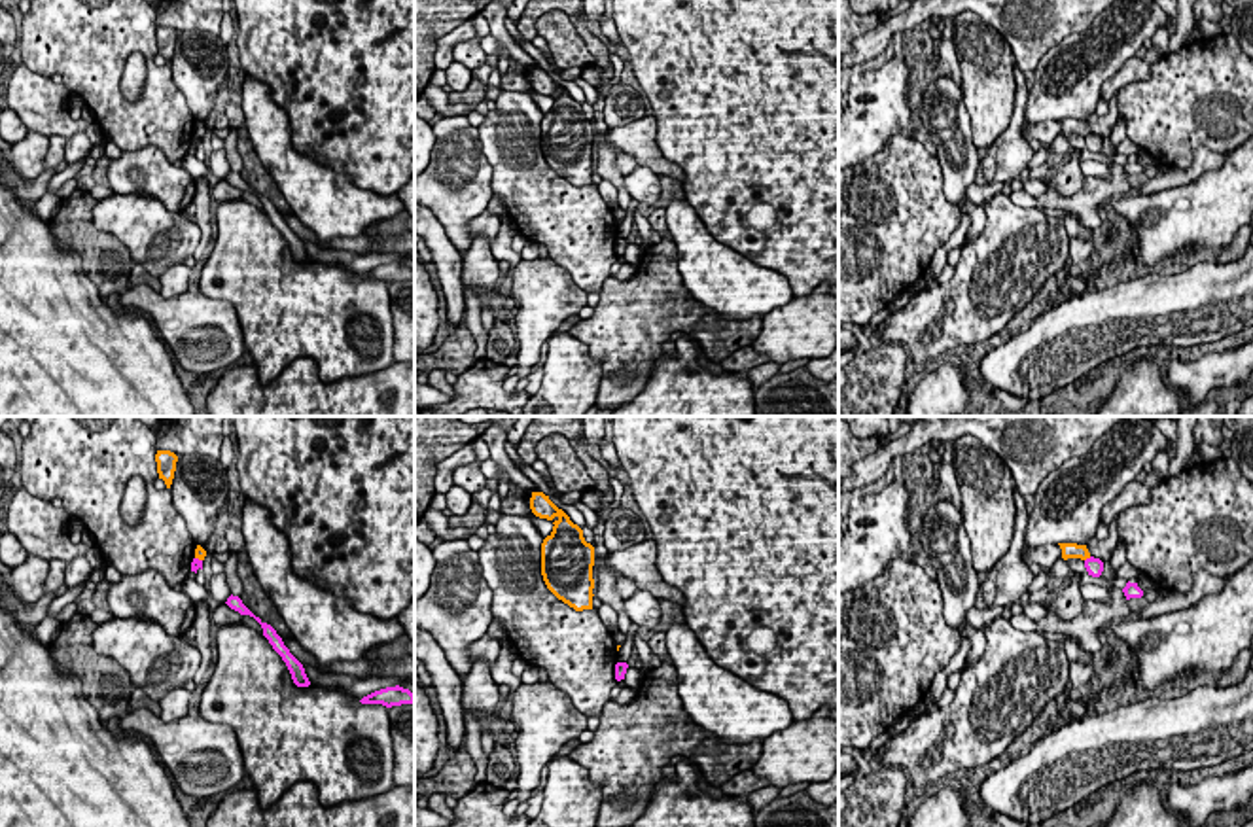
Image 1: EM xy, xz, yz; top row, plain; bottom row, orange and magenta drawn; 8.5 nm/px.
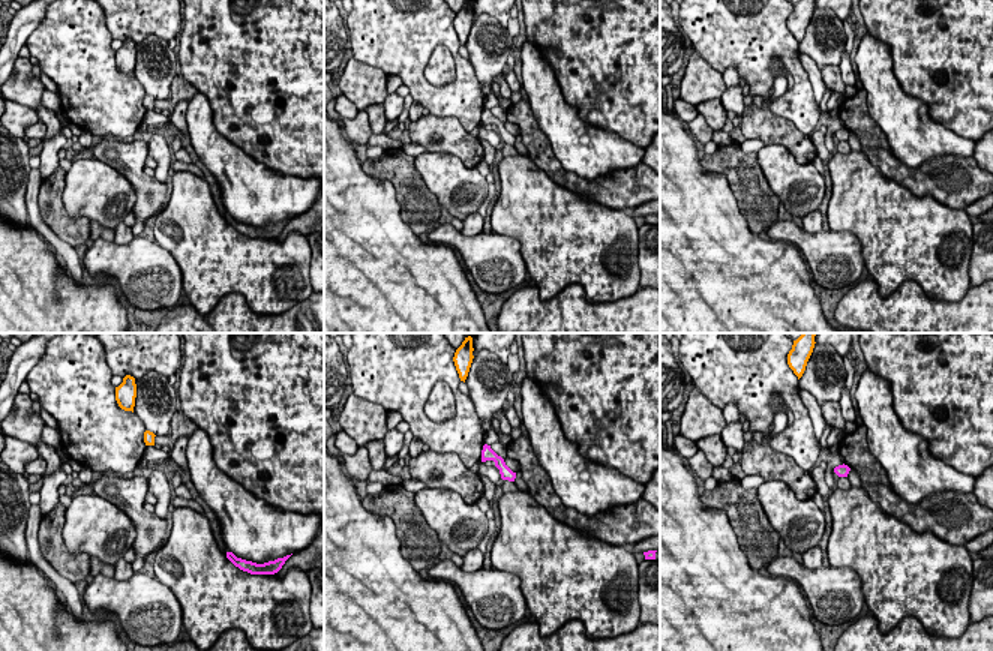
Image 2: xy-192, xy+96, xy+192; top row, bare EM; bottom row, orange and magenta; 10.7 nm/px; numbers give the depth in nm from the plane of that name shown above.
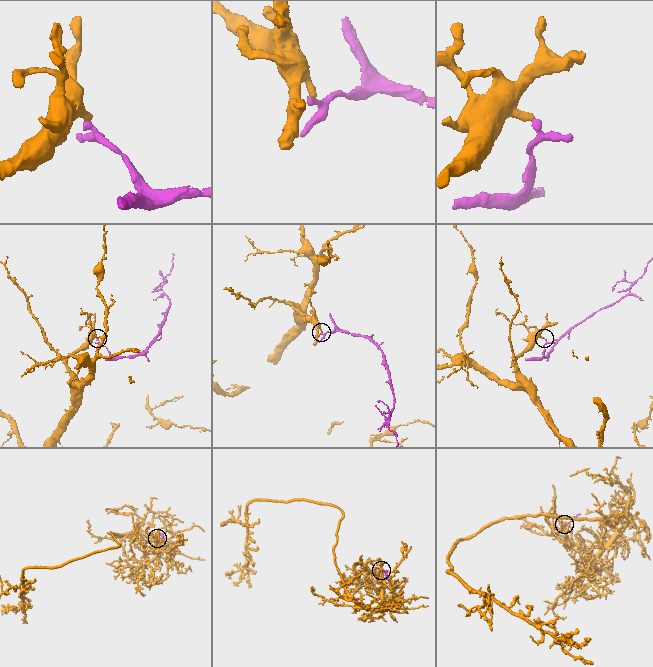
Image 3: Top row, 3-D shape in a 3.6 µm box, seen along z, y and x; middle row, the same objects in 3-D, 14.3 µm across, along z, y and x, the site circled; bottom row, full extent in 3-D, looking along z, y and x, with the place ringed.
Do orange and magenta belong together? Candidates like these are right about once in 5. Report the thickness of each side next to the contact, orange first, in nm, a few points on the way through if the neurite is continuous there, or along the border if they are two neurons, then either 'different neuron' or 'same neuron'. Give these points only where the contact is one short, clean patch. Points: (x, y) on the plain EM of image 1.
calibres 130 and 160 nm; border yz (1091, 133), (1085, 137); different neuron

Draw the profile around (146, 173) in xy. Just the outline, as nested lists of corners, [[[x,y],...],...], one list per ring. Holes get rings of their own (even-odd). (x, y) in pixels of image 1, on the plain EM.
[[[157,146],[121,151],[110,159],[106,176],[114,193],[157,199],[168,212],[184,212],[193,202],[195,178],[168,163]]]

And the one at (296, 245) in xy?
[[[229,172],[227,178],[225,178],[231,185],[238,187],[240,191],[250,191],[254,193],[261,204],[263,204],[263,212],[269,216],[269,220],[273,221],[273,225],[282,233],[282,237],[286,238],[290,250],[291,250],[291,255],[297,263],[309,263],[310,257],[305,250],[305,244],[303,240],[290,229],[290,225],[284,221],[282,214],[276,210],[276,206],[263,199],[259,193],[256,193],[244,180],[238,172]]]

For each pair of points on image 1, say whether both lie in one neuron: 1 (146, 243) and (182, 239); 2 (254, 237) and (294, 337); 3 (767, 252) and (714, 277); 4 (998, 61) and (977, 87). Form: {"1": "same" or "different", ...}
{"1": "same", "2": "same", "3": "different", "4": "same"}

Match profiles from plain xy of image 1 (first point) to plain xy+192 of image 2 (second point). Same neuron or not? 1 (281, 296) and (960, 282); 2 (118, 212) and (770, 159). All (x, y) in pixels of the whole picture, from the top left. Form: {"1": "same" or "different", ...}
{"1": "same", "2": "same"}

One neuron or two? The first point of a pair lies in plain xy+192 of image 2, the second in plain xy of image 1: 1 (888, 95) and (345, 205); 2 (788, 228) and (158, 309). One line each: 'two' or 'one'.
1: one
2: one

